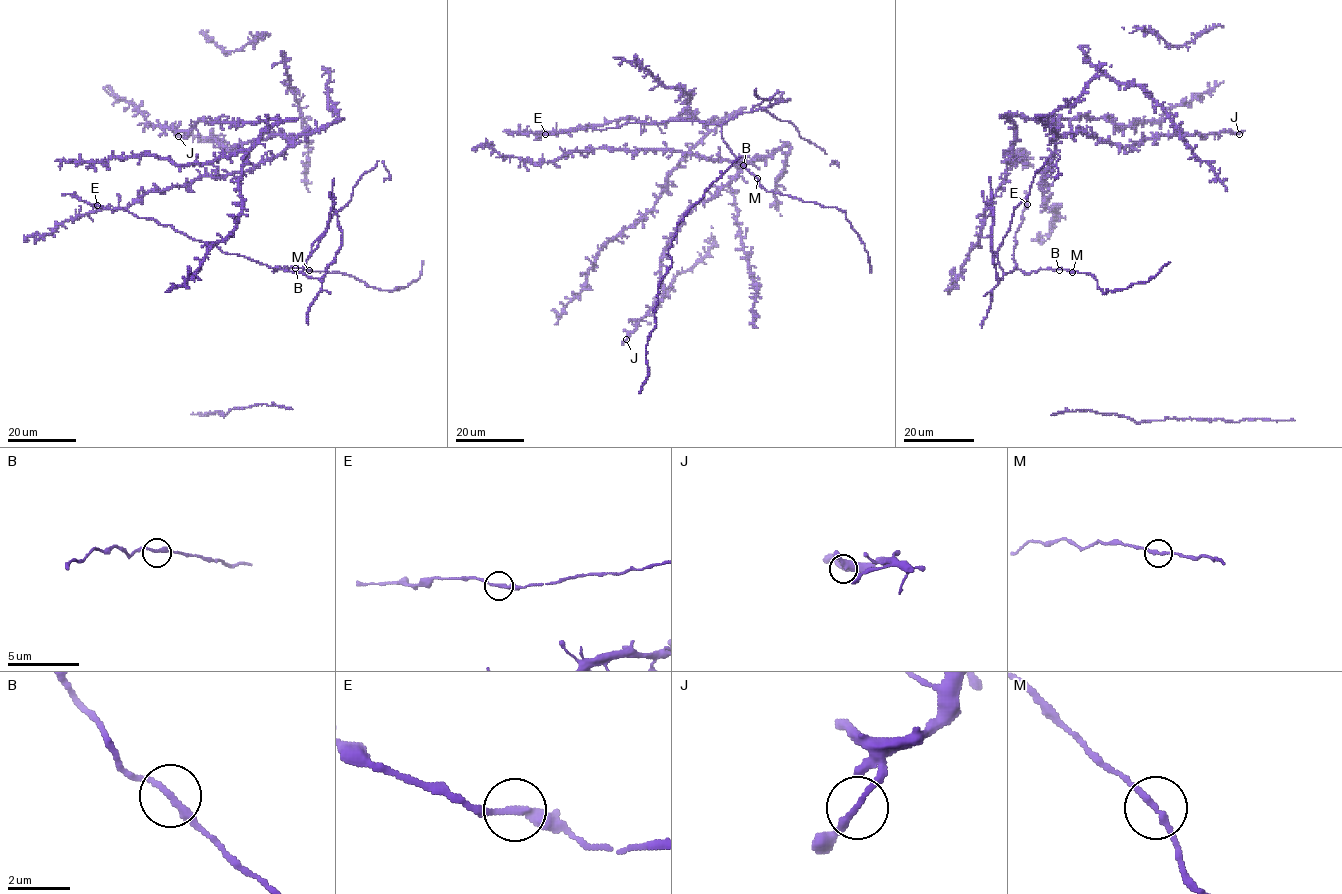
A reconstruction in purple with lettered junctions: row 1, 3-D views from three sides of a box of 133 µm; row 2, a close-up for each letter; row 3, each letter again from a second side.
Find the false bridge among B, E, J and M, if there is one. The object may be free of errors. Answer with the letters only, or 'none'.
none

